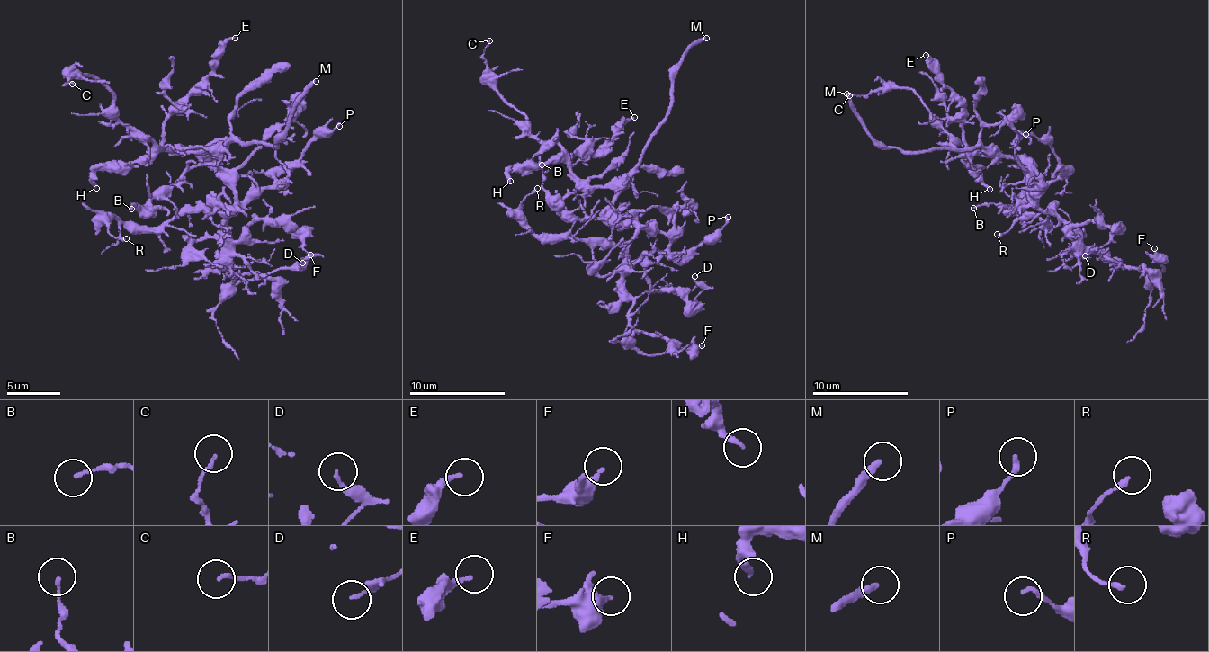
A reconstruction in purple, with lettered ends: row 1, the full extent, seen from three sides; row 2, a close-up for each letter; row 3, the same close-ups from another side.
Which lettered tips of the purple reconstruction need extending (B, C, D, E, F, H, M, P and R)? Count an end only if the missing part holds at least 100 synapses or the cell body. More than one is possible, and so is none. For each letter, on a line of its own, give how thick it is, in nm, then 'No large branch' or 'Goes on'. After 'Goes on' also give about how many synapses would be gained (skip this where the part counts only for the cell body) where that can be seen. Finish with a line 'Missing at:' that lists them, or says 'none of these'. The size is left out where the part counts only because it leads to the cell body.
B: Thickness 130 nm. No large branch
C: Thickness 120 nm. No large branch
D: Thickness 120 nm. No large branch
E: Thickness 190 nm. No large branch
F: Thickness 280 nm. No large branch
H: Thickness 240 nm. No large branch
M: Thickness 280 nm. Goes on
P: Thickness 160 nm. No large branch
R: Thickness 180 nm. No large branch
Missing at: M

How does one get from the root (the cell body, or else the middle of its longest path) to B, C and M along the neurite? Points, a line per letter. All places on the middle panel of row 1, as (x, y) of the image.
B: (618, 214), (572, 219), (565, 212), (560, 212), (553, 205), (553, 198), (541, 186), (541, 165)
C: (618, 214), (615, 193), (589, 188), (570, 157), (541, 143), (497, 88), (484, 57), (489, 40)
M: (618, 214), (613, 209), (613, 195), (634, 169), (647, 140), (670, 104), (670, 71), (696, 42), (706, 38)

